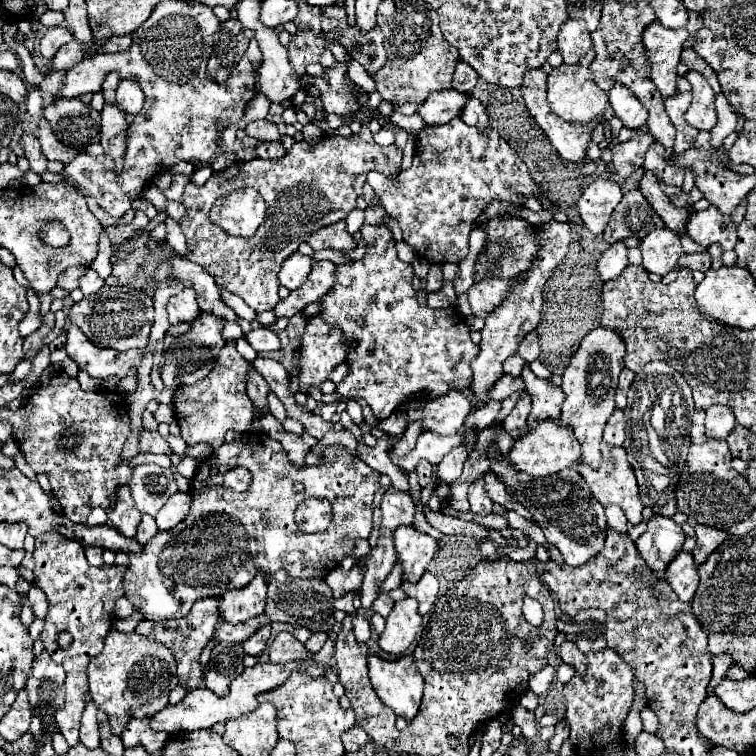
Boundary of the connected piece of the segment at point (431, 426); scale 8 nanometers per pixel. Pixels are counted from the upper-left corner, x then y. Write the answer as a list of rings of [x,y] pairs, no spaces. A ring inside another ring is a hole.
[[[450,390],[444,396],[424,404],[424,428],[438,434],[454,434],[472,412],[470,398],[460,390]]]

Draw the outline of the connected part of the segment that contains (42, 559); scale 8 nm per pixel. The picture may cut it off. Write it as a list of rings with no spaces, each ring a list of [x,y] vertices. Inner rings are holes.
[[[58,532],[40,534],[36,538],[34,550],[34,584],[46,594],[50,602],[50,612],[44,620],[44,630],[40,634],[44,642],[44,650],[50,654],[54,662],[58,662],[66,670],[66,698],[64,706],[56,710],[56,724],[62,736],[66,738],[68,746],[76,746],[80,734],[80,716],[86,706],[86,692],[88,692],[88,676],[86,666],[92,656],[98,656],[104,648],[104,638],[108,634],[108,626],[114,622],[114,602],[124,596],[124,570],[126,566],[92,566],[86,556],[84,548]],[[58,632],[70,632],[74,642],[68,650],[60,650],[56,646]]]

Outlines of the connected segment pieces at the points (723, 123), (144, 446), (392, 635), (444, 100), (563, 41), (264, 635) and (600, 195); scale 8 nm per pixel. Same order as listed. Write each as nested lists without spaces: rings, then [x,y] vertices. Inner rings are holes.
[[[720,92],[716,96],[716,114],[718,114],[718,122],[716,126],[710,130],[712,134],[712,146],[718,148],[722,146],[722,140],[736,130],[736,114],[732,110],[732,106],[728,104],[728,100],[724,98],[724,94]]]
[[[140,430],[140,450],[142,452],[150,452],[150,454],[172,454],[168,442],[156,434],[156,432],[148,432],[148,430]]]
[[[406,598],[396,602],[386,618],[386,630],[380,636],[380,648],[388,654],[402,654],[414,642],[420,622],[422,618],[418,614],[416,600]]]
[[[438,90],[432,92],[420,106],[418,114],[426,124],[444,124],[450,122],[454,116],[460,116],[468,94],[460,94],[456,90]]]
[[[566,20],[558,34],[558,50],[566,64],[576,64],[588,50],[592,50],[592,38],[584,20]]]
[[[262,626],[254,636],[248,638],[248,642],[242,644],[244,652],[250,654],[250,656],[262,656],[264,650],[266,650],[268,638],[270,638],[270,626]]]
[[[596,178],[592,180],[578,200],[578,212],[592,234],[602,234],[610,214],[614,212],[616,204],[622,200],[622,190],[618,182]]]

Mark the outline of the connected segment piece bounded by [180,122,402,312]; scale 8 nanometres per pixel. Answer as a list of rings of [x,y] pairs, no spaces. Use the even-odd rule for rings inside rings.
[[[362,122],[362,130],[358,134],[354,134],[350,140],[340,138],[336,134],[324,136],[316,144],[308,144],[306,140],[300,140],[300,142],[294,142],[292,150],[280,160],[254,158],[250,162],[236,162],[236,164],[224,168],[222,172],[214,172],[212,178],[204,186],[196,186],[194,182],[188,182],[186,190],[184,190],[186,218],[180,224],[184,230],[186,242],[188,242],[186,258],[200,264],[216,280],[218,286],[226,288],[232,294],[238,294],[252,310],[256,310],[256,312],[272,310],[280,302],[280,298],[278,298],[280,284],[278,284],[276,274],[278,274],[282,262],[290,254],[294,254],[298,250],[298,246],[308,240],[310,234],[314,234],[316,230],[320,230],[328,224],[336,224],[336,222],[344,220],[348,216],[348,212],[356,208],[356,192],[352,188],[352,178],[356,174],[366,174],[370,170],[384,172],[384,174],[398,174],[400,164],[402,164],[402,150],[396,144],[392,144],[388,148],[378,146],[372,138],[372,132],[368,130],[368,124]],[[240,186],[256,188],[258,194],[266,200],[266,220],[260,224],[260,228],[256,230],[256,234],[252,238],[230,236],[228,232],[220,230],[220,226],[214,226],[214,222],[210,222],[210,208],[212,208],[214,200],[224,198],[226,194],[230,194],[232,190],[236,190]]]

